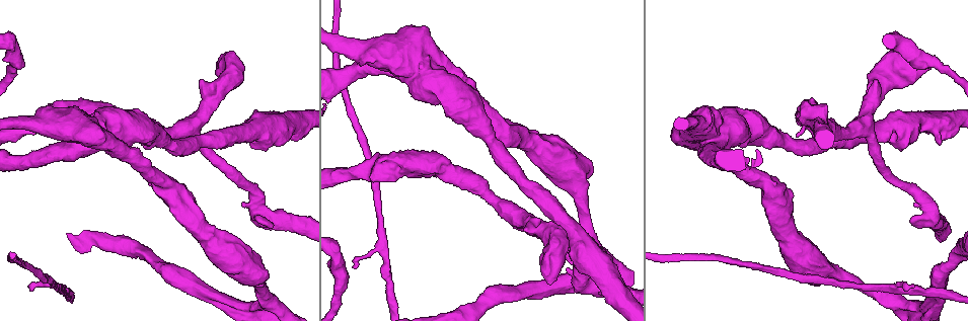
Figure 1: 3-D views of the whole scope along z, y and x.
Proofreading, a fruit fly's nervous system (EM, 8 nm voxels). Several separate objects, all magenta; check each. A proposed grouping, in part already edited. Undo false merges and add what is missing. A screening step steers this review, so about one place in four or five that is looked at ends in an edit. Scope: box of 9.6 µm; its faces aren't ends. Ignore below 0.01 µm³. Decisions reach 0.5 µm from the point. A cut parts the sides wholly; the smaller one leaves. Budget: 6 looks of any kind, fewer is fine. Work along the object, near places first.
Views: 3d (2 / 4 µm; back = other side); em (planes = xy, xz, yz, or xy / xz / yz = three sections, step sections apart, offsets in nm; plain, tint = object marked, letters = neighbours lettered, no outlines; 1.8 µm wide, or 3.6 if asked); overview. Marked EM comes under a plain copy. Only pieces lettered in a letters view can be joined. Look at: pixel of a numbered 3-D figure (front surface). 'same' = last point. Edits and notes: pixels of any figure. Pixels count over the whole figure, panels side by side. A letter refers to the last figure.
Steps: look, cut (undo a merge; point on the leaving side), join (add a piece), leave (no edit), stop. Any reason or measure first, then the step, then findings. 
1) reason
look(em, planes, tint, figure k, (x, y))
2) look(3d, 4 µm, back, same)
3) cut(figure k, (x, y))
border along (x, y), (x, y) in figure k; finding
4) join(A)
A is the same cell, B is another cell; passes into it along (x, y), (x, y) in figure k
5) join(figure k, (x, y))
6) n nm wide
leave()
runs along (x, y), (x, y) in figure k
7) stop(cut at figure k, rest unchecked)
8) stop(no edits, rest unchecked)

branch stops here
look(em, planes, letters, figure 1, (876, 80))

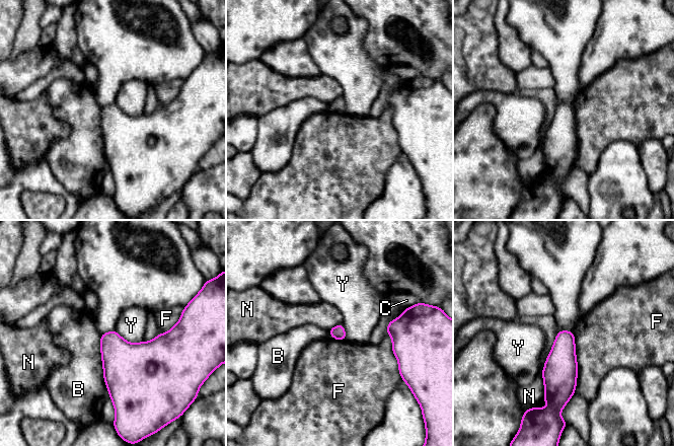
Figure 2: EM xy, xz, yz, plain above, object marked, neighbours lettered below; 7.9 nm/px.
leave()
B, C, F, N and Y are other cells; border along (115, 329), (129, 342), (143, 342) in figure 2; no lettered piece goes on from it

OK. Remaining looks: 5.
an open end
look(em, 3.6 µm, planes, letters, figure 1, (552, 282))

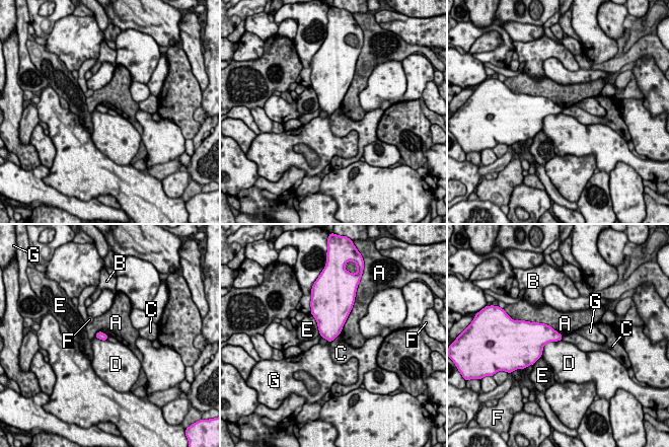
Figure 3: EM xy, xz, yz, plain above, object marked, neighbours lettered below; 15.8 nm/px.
A touches over 600 nm
leave()
A, B, C, D, E, F and G are other cells; border along (339, 333), (329, 343) in figure 3; no lettered piece goes on from it

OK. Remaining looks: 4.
arms part here
look(3d, 2 µm, figure 1, (586, 287))

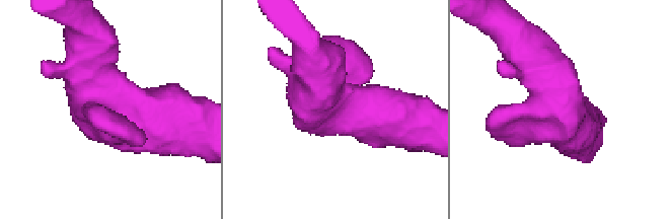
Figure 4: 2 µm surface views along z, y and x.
shape alone is not enough
look(em, xy, step 4, tint, figure 4, (562, 113))

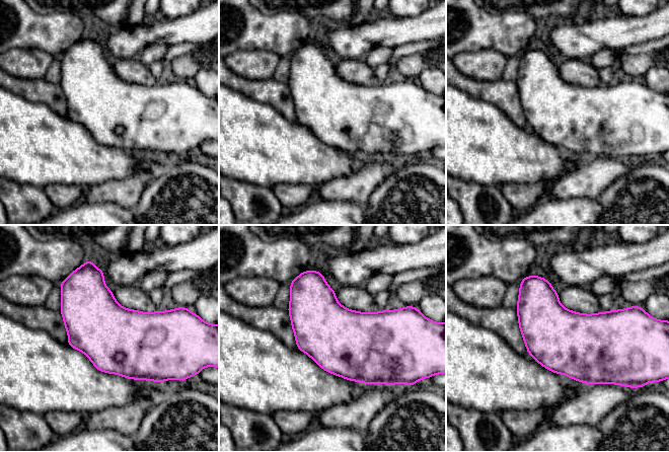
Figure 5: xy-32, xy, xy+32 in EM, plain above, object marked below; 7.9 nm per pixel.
look(em, planes, letters, same)

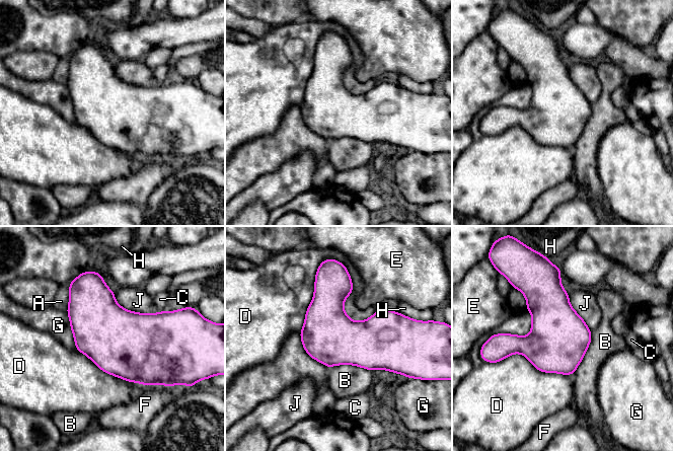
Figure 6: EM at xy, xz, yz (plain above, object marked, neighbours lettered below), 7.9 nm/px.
D touches over 440 nm
leave()
A, B, C, D, E, F, G, H and J are other cells; border along (347, 270), (344, 311), (363, 321) in figure 6; continuous, no second neuron

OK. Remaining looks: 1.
stop(no edits, rest unchecked)

